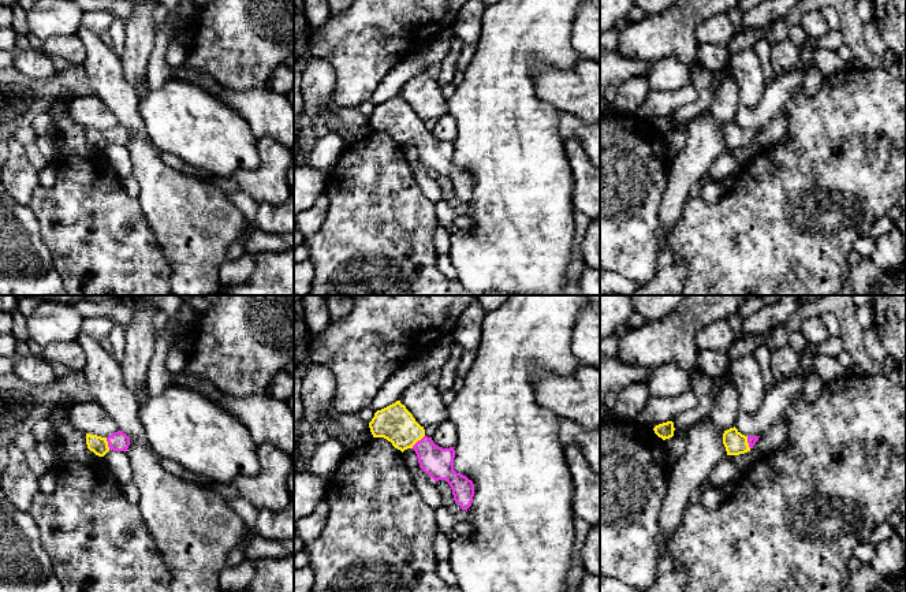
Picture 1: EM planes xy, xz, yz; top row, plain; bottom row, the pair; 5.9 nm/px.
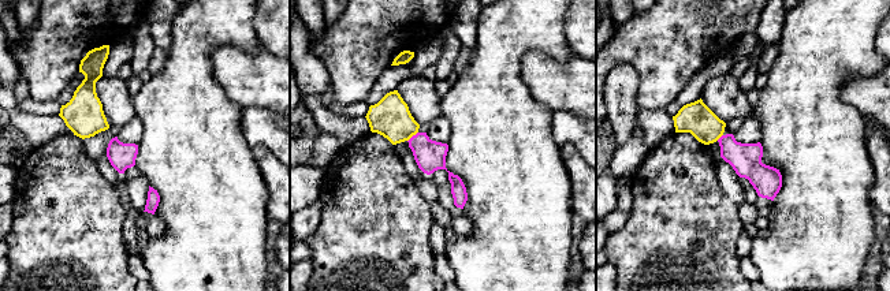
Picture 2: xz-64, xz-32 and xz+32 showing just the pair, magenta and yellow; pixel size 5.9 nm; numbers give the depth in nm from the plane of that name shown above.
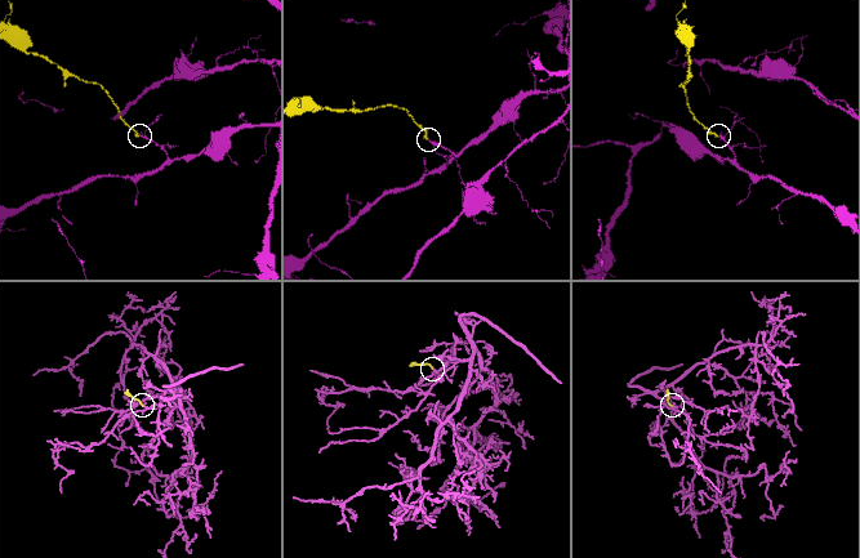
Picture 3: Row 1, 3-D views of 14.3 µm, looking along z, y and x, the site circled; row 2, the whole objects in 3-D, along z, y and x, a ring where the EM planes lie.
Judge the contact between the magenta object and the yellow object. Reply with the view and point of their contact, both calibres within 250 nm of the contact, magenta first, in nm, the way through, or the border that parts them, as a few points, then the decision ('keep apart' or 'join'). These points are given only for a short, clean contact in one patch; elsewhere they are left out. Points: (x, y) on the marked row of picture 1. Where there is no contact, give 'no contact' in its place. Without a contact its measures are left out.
contact xz (417, 442); calibres 180 and 220 nm; way xz (437, 462), (417, 442), (395, 423); join

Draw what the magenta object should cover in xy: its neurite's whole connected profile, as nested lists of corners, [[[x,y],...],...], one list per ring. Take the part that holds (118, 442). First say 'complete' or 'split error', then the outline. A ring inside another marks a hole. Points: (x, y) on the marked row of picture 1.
split error; [[[118,431],[108,438],[86,433],[86,444],[96,455],[104,457],[109,450],[126,453],[130,446],[130,438],[122,431]]]

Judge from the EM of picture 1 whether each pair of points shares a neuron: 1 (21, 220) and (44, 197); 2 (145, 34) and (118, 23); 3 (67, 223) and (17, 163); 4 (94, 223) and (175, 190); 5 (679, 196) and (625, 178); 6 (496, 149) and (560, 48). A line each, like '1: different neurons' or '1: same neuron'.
1: different neurons
2: different neurons
3: different neurons
4: different neurons
5: different neurons
6: same neuron

